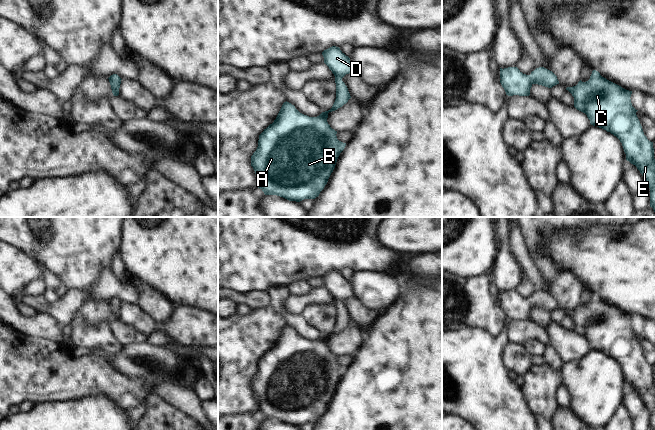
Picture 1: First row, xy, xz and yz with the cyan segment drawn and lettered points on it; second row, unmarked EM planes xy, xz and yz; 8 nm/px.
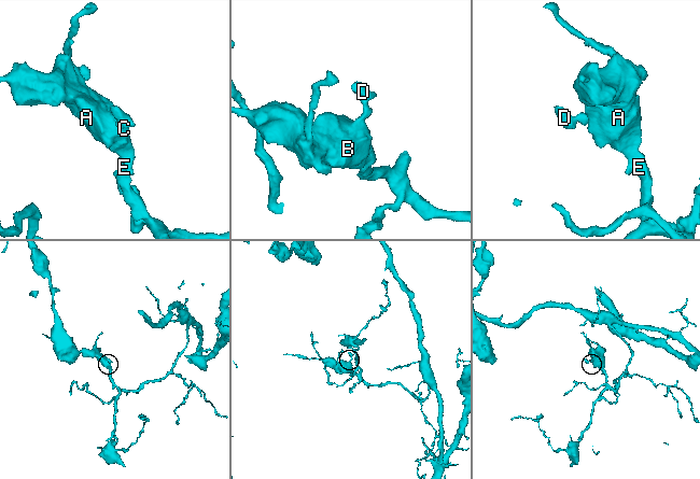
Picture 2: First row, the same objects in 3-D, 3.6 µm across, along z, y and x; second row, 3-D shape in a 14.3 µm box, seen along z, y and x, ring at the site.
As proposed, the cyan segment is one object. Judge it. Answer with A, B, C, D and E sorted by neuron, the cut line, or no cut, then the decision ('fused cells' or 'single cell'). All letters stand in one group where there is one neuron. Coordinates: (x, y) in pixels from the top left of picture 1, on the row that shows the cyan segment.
A B C D E; no cut; single cell

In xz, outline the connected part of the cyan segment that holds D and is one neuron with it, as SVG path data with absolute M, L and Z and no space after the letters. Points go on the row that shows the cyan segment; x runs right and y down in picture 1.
M339 47L322 52L324 63L335 76L336 99L332 108L317 117L300 113L294 105L284 102L276 119L259 135L258 147L251 156L251 166L258 176L258 188L265 195L277 195L289 201L315 199L324 189L346 143L337 139L337 131L327 122L328 113L337 110L351 98L342 78L353 72L350 58Z

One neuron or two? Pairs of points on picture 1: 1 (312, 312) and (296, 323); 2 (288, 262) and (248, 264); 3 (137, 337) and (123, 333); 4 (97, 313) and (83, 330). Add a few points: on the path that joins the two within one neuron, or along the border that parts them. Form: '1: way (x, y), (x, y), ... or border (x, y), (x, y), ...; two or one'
1: border (301, 314), (307, 323), (321, 333); two
2: way (278, 262), (258, 262); one
3: way (134, 337), (126, 334); one
4: border (77, 313), (88, 324), (103, 320), (108, 322); two

